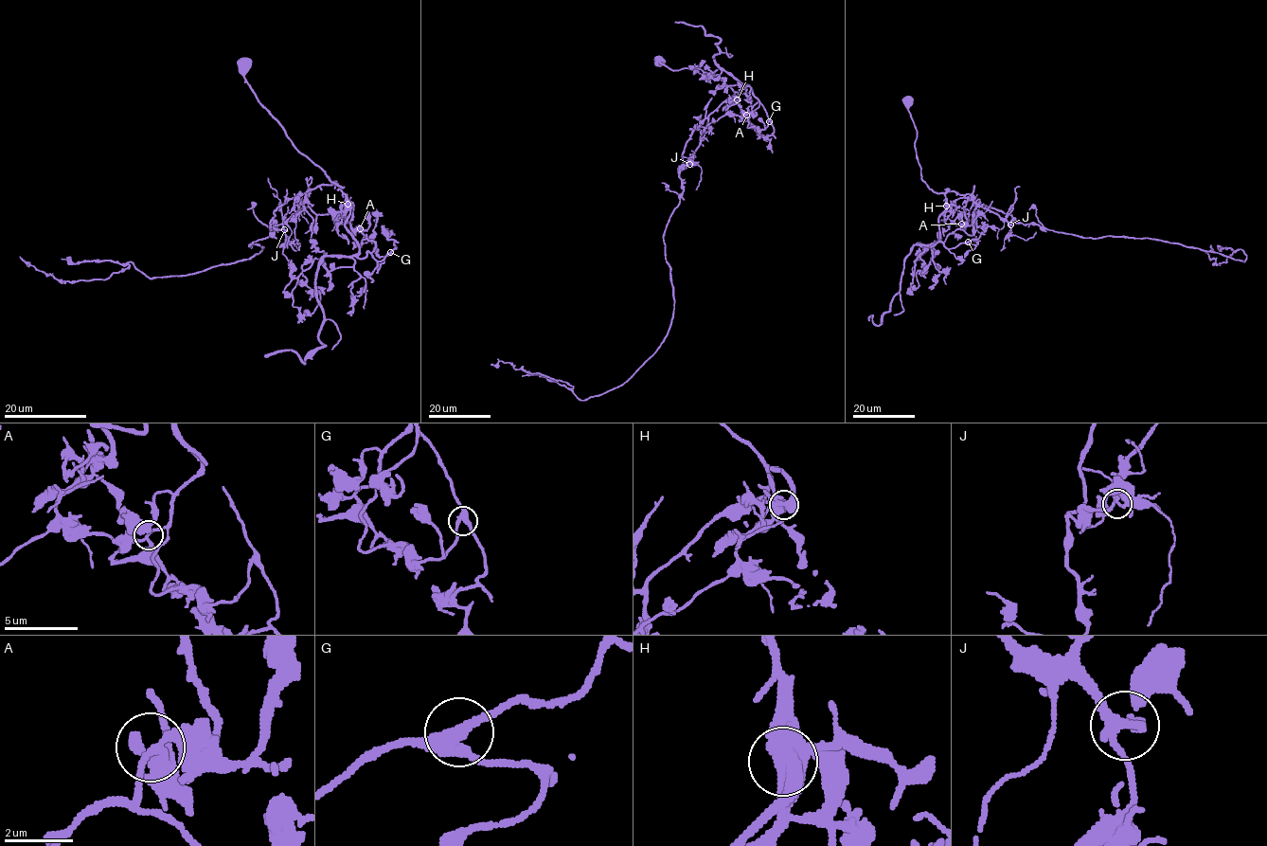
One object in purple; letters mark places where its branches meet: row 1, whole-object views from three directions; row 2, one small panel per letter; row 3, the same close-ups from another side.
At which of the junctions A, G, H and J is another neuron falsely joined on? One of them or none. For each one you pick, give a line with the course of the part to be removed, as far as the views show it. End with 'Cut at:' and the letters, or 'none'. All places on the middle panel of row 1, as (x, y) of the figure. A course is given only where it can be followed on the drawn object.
H: foreign part runs (738, 99), (686, 144), (658, 349), (583, 400), (490, 364)
Cut at: H

